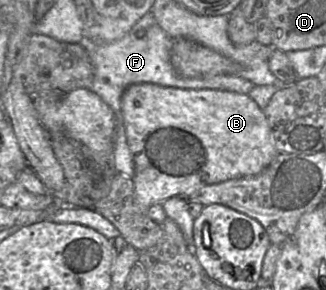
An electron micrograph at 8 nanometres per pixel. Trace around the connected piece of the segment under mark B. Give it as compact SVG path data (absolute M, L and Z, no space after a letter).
M136 83L125 89L121 113L126 139L135 165L135 201L143 212L172 197L187 197L206 185L254 176L272 162L278 151L264 111L248 95L217 89L183 89Z

